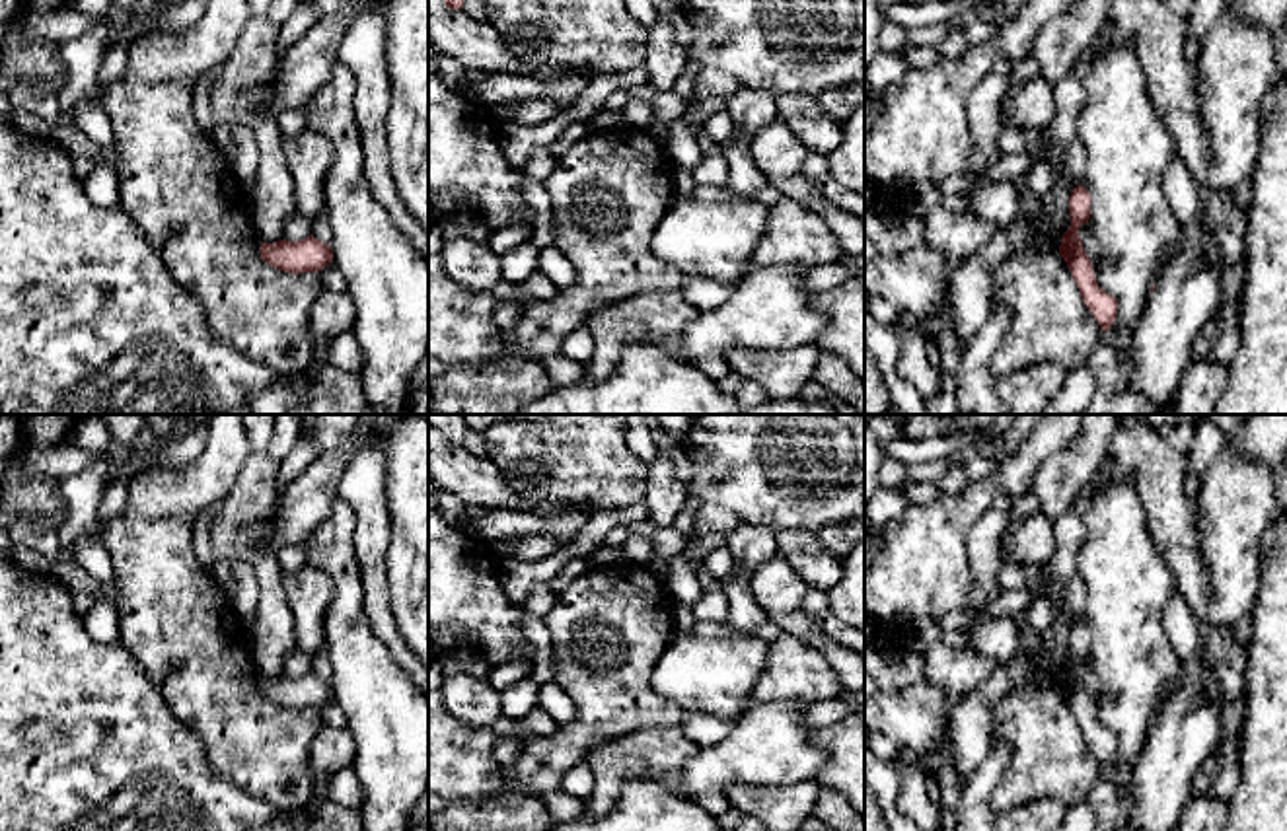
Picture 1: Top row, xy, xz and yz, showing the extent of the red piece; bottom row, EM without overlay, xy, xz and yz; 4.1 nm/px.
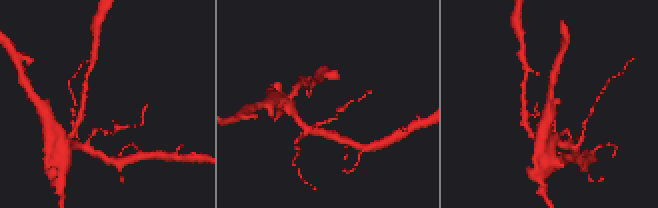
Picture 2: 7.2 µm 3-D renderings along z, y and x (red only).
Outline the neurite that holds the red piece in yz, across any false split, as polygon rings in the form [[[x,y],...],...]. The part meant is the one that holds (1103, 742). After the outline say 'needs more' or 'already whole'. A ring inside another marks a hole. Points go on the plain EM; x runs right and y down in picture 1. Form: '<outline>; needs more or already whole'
[[[1083,621],[1071,627],[1069,652],[1071,662],[1063,669],[1059,691],[1067,699],[1085,741],[1108,769],[1116,757],[1118,738],[1098,722],[1094,703],[1081,681],[1079,664],[1090,656],[1090,631]]]; already whole

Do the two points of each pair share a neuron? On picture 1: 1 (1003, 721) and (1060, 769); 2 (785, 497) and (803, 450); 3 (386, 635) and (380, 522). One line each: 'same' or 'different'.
1: same
2: same
3: same

